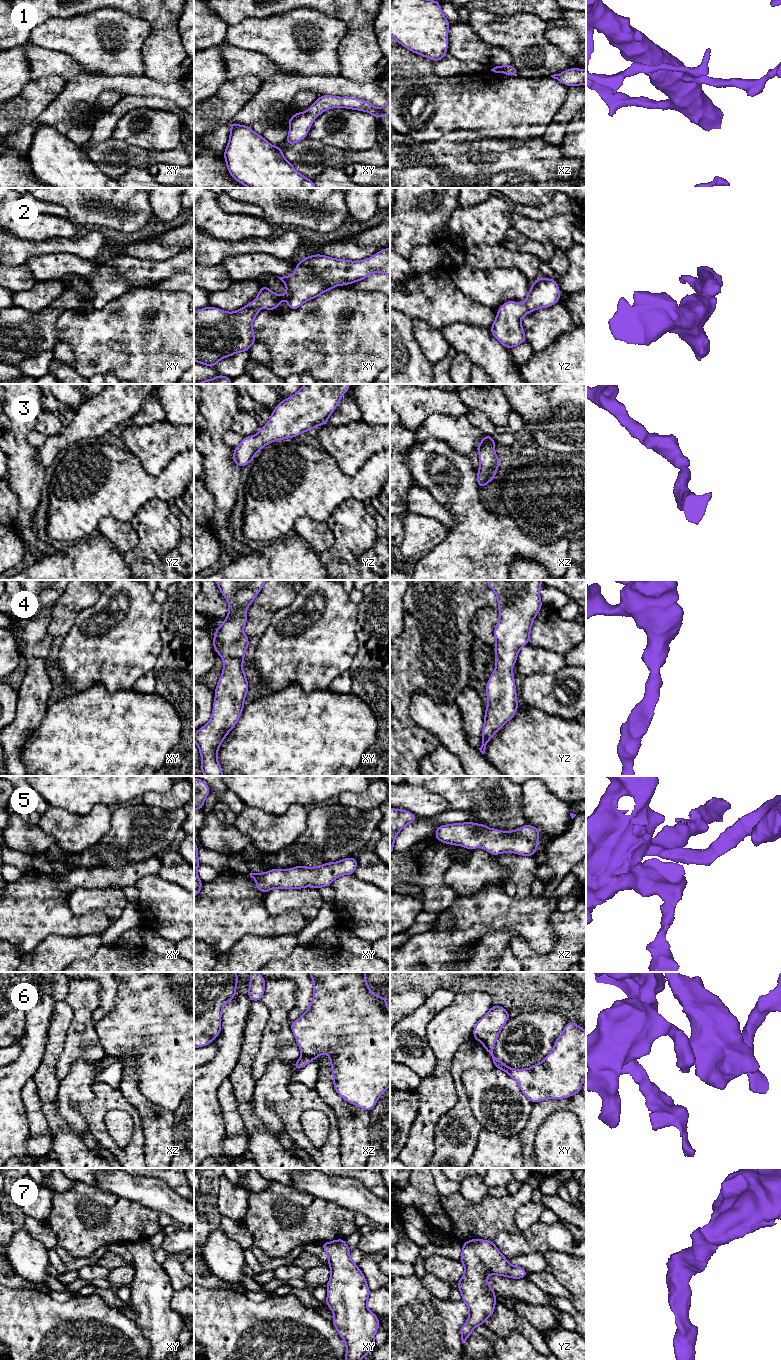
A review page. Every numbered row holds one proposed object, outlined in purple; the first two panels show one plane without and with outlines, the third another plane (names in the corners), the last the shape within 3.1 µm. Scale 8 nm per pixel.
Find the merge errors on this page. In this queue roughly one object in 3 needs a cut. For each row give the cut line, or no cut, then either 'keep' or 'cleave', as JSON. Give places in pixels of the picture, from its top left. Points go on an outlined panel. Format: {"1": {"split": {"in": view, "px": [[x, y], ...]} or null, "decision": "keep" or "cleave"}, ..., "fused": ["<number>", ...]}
{"1": {"split": null, "decision": "keep"}, "2": {"split": null, "decision": "keep"}, "3": {"split": null, "decision": "keep"}, "4": {"split": null, "decision": "keep"}, "5": {"split": null, "decision": "keep"}, "6": {"split": {"in": "xz", "px": [[302, 1054], [314, 1059]]}, "decision": "cleave"}, "7": {"split": null, "decision": "keep"}, "fused": ["6"]}

